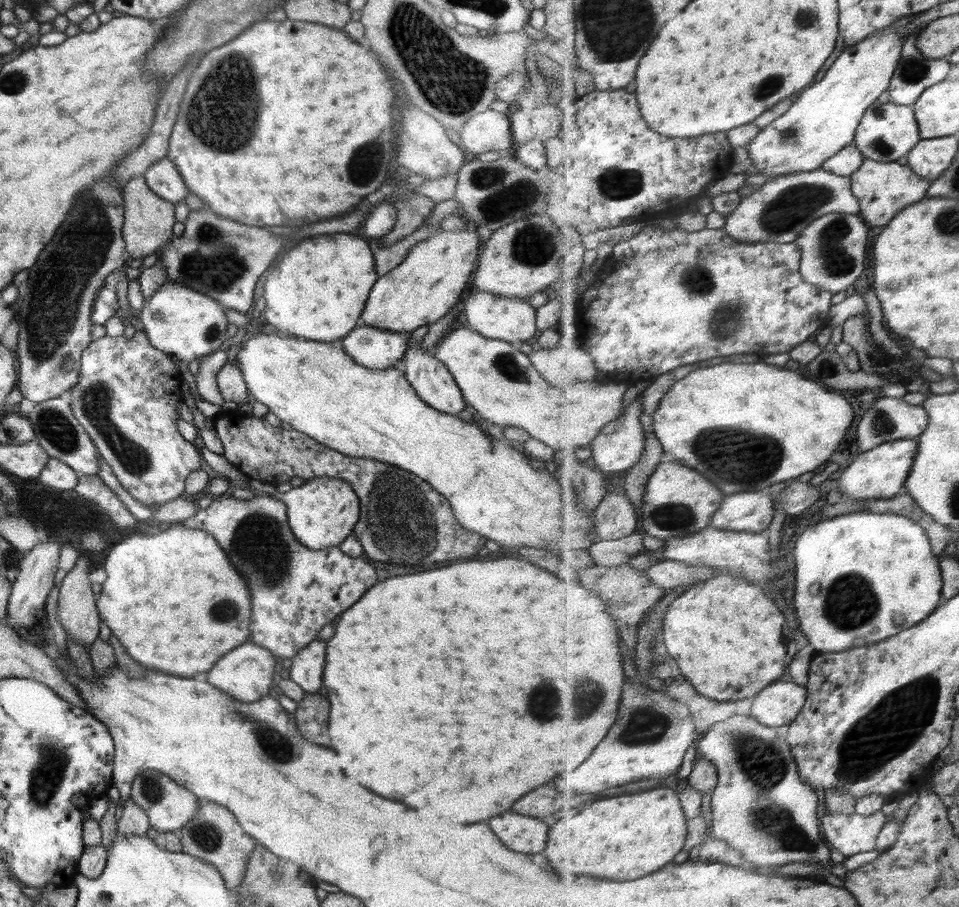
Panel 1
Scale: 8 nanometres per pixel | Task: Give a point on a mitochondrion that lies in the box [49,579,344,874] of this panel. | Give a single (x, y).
(267, 736)

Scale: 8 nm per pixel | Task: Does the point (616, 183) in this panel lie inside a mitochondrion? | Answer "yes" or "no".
yes

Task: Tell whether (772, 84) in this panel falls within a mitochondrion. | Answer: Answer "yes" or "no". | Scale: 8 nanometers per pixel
yes

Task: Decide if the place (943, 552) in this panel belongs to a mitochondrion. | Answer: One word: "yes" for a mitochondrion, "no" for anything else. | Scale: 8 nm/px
no

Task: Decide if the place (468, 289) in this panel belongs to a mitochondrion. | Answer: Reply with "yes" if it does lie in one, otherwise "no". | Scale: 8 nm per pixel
no

